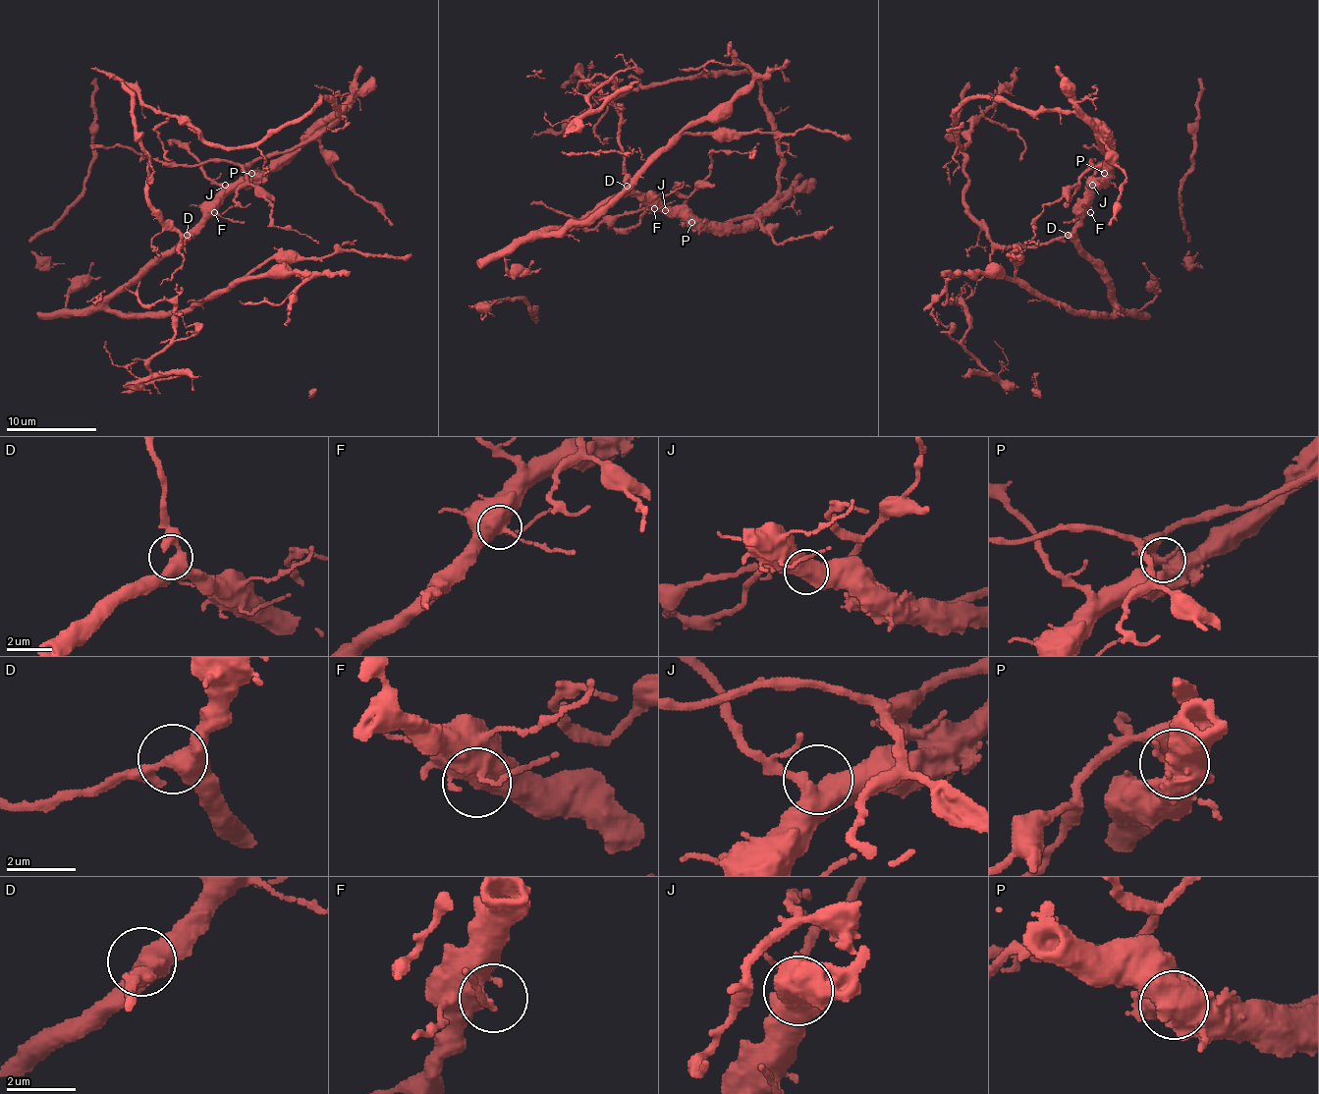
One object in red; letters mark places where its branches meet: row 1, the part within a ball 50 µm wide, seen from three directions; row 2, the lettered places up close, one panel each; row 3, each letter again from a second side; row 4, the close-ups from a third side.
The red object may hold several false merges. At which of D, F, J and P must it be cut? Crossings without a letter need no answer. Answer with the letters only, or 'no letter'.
P

